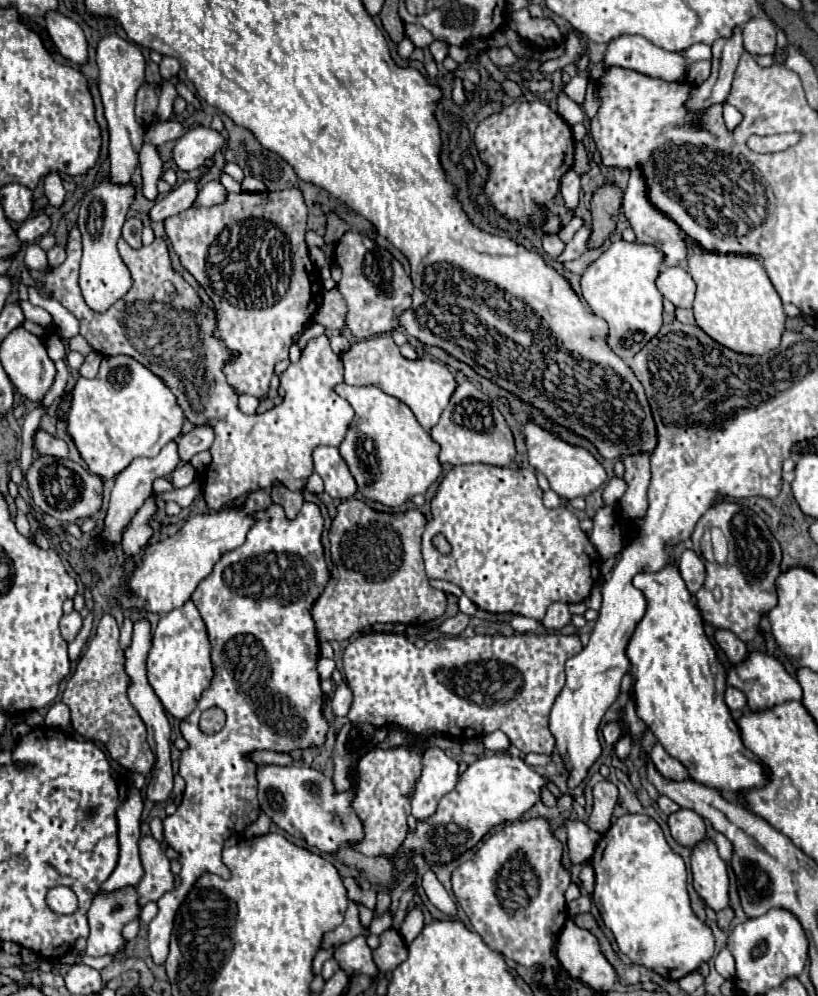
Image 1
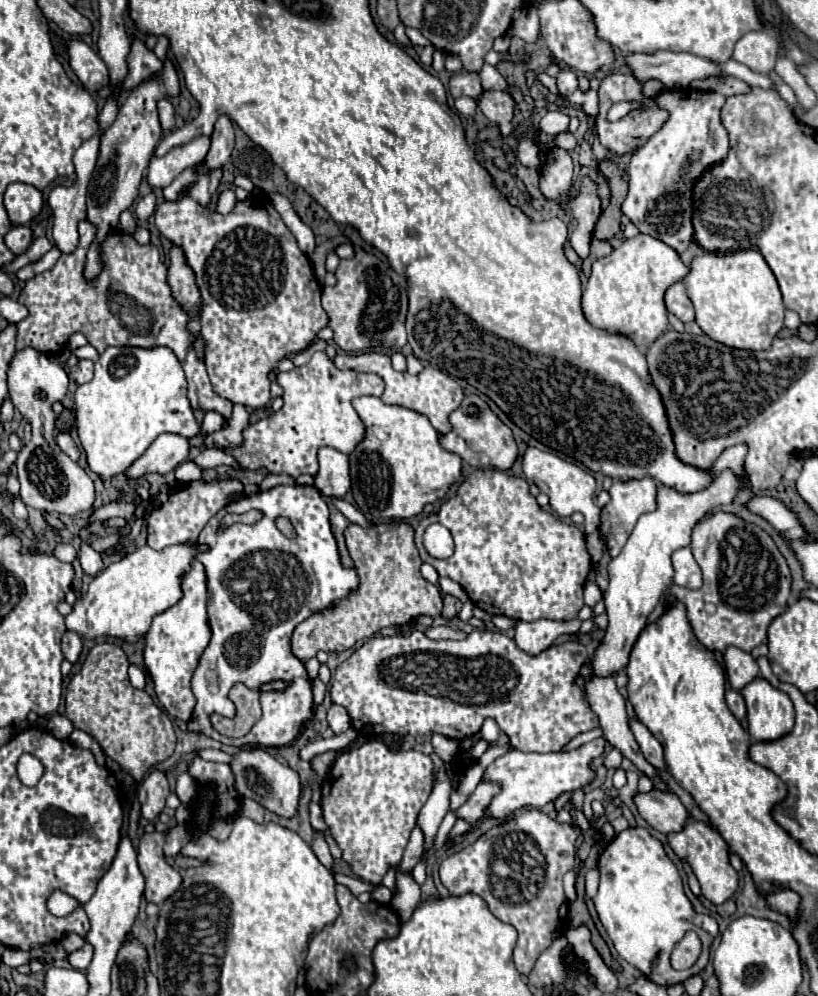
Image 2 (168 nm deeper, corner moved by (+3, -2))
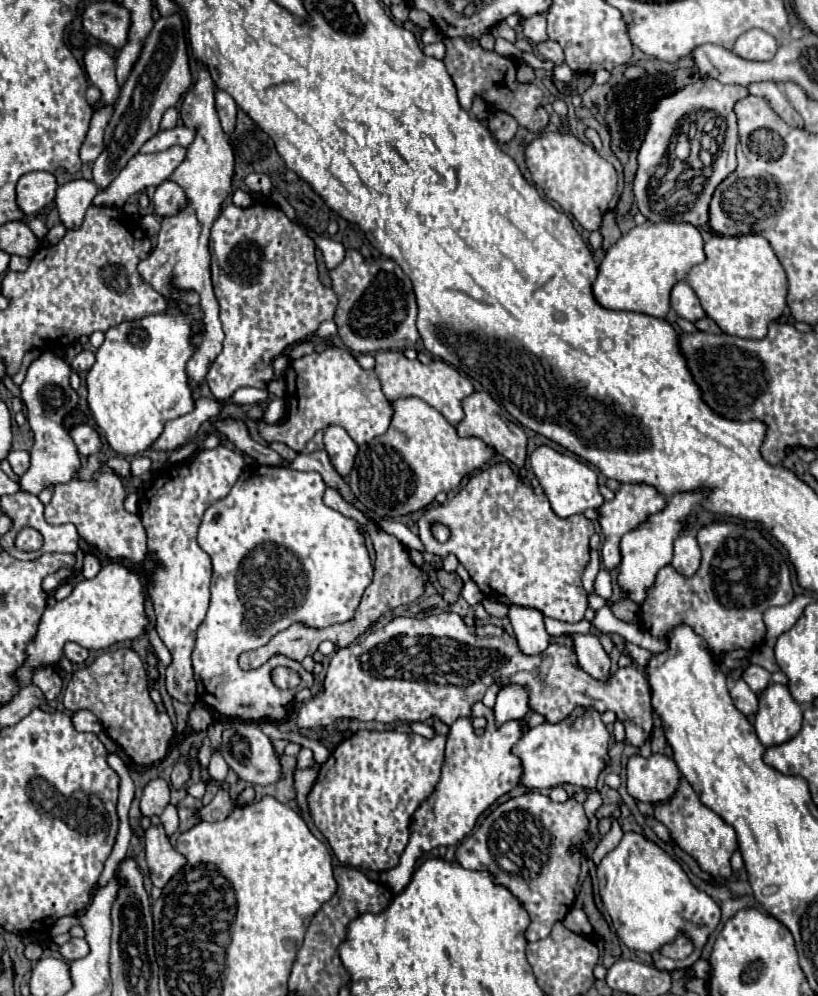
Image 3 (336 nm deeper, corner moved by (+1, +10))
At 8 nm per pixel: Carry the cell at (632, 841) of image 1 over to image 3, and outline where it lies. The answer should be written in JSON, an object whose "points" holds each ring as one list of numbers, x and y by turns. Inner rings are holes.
{"points":[[626,832,620,844,608,852,598,864,600,898,606,912,612,918,618,938,638,952,648,952,656,956,656,968,678,970,692,966,714,928,720,922,718,904,704,892,696,890,688,880,686,872,674,862,662,848,646,840,642,834],[684,932,684,936,694,944,694,952,686,960,670,960,660,954,660,948]]}

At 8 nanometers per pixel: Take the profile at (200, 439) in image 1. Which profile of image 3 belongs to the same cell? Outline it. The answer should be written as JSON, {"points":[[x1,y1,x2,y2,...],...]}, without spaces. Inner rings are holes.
{"points":[[240,388,234,396,232,396,232,404,260,404,266,402,270,398,268,390,260,390,260,388]]}

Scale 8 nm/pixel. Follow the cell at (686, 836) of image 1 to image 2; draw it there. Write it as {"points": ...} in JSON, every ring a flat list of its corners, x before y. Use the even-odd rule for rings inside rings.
{"points":[[656,792,638,794,636,798,640,816,658,832,672,834,674,830,682,830,686,826,686,818,690,816,688,810,682,806,674,792]]}

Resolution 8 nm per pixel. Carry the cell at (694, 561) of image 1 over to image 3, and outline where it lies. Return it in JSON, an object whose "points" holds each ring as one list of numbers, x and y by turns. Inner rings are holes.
{"points":[[680,534,674,540,674,558,670,562,680,574,692,576,700,566,700,546,694,536]]}

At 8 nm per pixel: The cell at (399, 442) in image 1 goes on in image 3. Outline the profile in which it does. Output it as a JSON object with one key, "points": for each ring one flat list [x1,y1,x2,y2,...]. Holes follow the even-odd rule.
{"points":[[400,398,392,406,394,418,388,432,360,446,348,480,356,500,382,518,406,516,426,508,438,492,456,490,464,476,488,464,496,454,480,438,458,436,456,428,420,398]]}

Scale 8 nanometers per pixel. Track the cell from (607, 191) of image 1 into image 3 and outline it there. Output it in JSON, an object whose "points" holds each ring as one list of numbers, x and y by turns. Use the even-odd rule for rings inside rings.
{"points":[[658,60,656,70,652,68,642,78,630,80,626,84,618,84,606,94,606,102,608,102,606,126,608,126,608,132,610,132,610,146,612,146,612,152,618,156,618,160,624,166,624,192,622,192,620,202,616,206,618,214,626,214,634,204,632,180,634,180,634,174,636,174,636,168,638,168,636,156,638,156,638,150,640,150,640,142,644,140,644,130,648,130,648,122,646,122,648,110,652,110,652,106,656,106,656,102,660,102,660,98,674,94,676,90,692,84,698,78,700,78,700,74,696,72,696,68,692,66,690,60,678,62,678,64,668,64,668,62]]}

